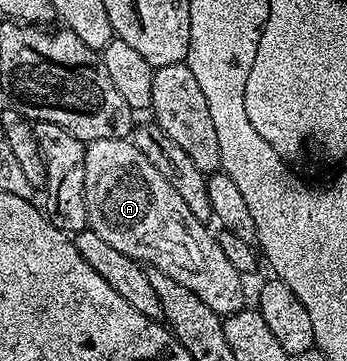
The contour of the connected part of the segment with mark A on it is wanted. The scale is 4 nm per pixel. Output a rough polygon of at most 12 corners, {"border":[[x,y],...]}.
{"border":[[129,139],[86,144],[87,229],[223,318],[243,273]]}

